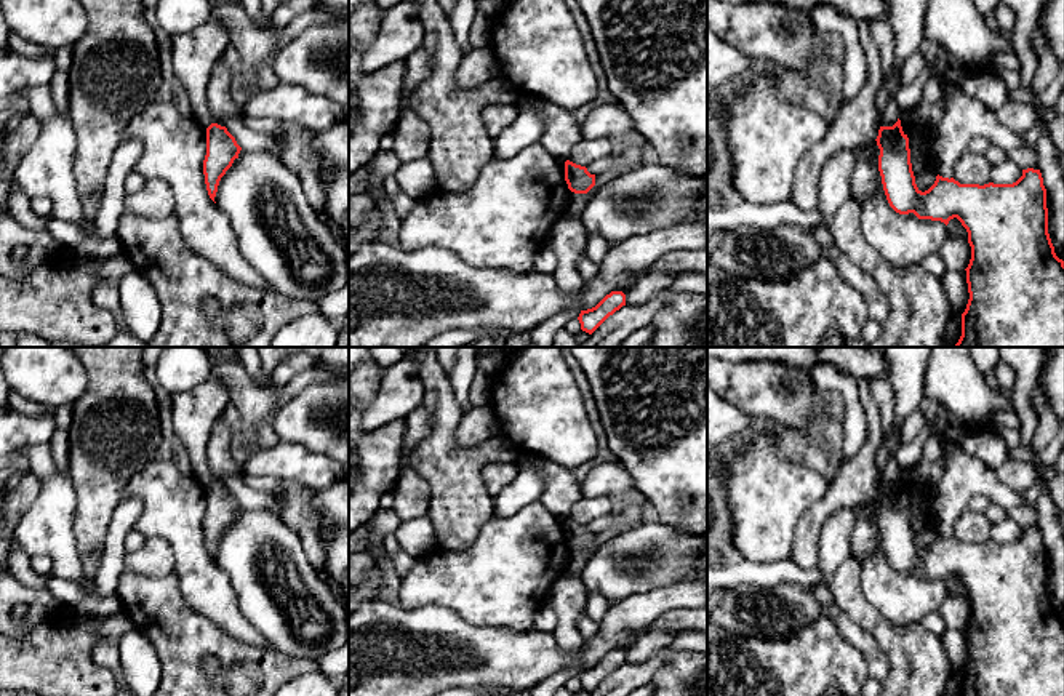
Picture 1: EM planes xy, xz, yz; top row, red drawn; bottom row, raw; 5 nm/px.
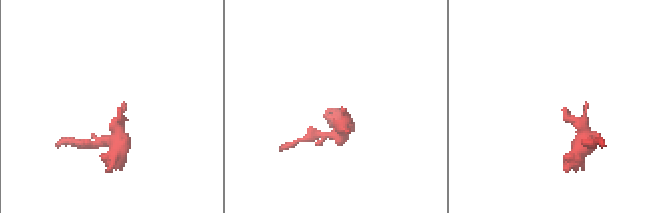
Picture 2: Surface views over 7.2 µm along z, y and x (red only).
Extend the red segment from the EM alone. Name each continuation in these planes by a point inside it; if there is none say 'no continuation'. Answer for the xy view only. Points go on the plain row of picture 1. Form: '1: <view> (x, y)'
no continuation

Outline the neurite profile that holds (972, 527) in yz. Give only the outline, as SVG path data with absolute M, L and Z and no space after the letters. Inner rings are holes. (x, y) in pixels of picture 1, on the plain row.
M965 509L954 522L954 538L960 542L989 542L992 541L994 523L981 512Z

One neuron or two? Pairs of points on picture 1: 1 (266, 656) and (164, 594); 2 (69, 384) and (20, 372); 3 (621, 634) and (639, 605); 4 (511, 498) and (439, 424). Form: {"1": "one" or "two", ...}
{"1": "one", "2": "one", "3": "one", "4": "two"}

